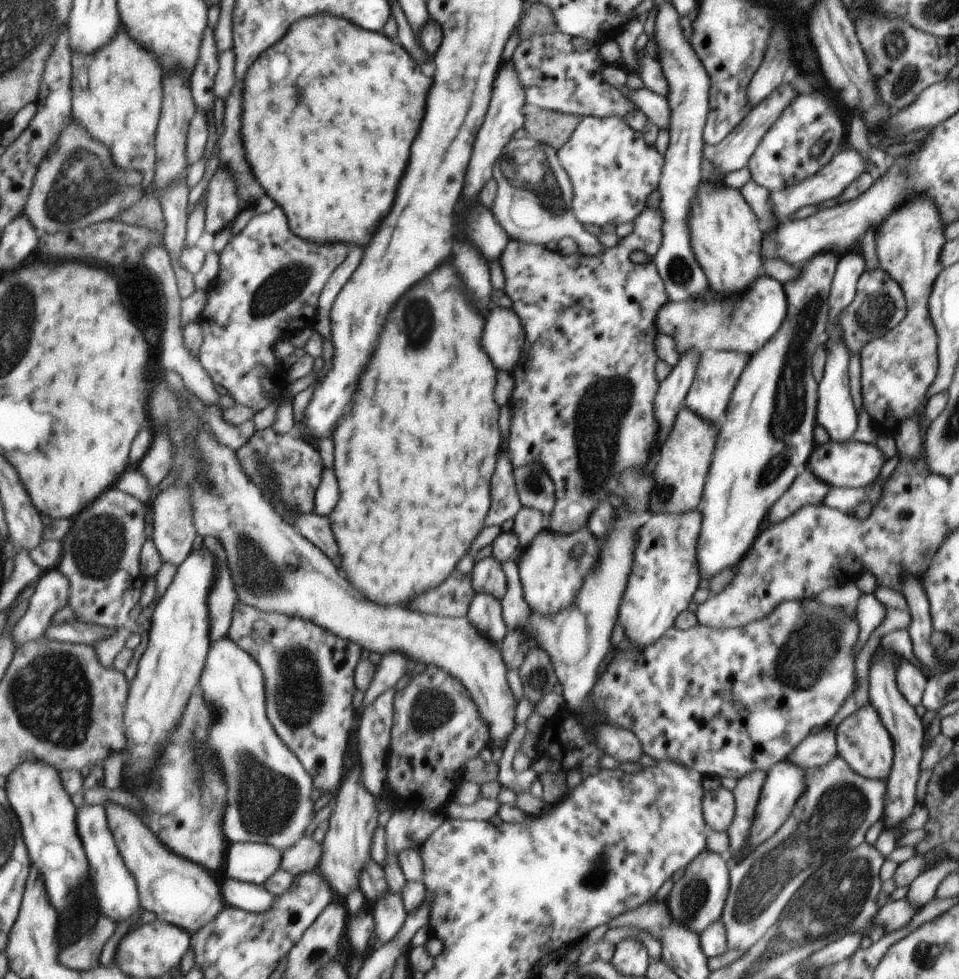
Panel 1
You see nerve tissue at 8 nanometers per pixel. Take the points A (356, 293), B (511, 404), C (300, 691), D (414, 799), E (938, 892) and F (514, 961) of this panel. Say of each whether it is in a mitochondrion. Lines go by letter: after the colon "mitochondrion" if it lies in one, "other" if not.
A: other
B: other
C: mitochondrion
D: other
E: other
F: other

